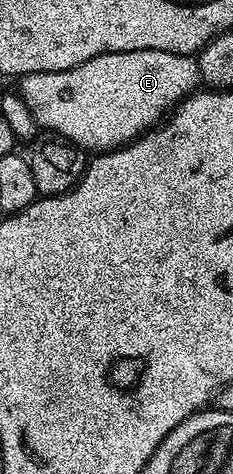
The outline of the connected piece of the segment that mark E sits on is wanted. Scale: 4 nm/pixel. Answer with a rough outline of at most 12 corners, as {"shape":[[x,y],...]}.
{"shape":[[105,53],[22,76],[44,132],[114,151],[200,86],[195,55]]}

